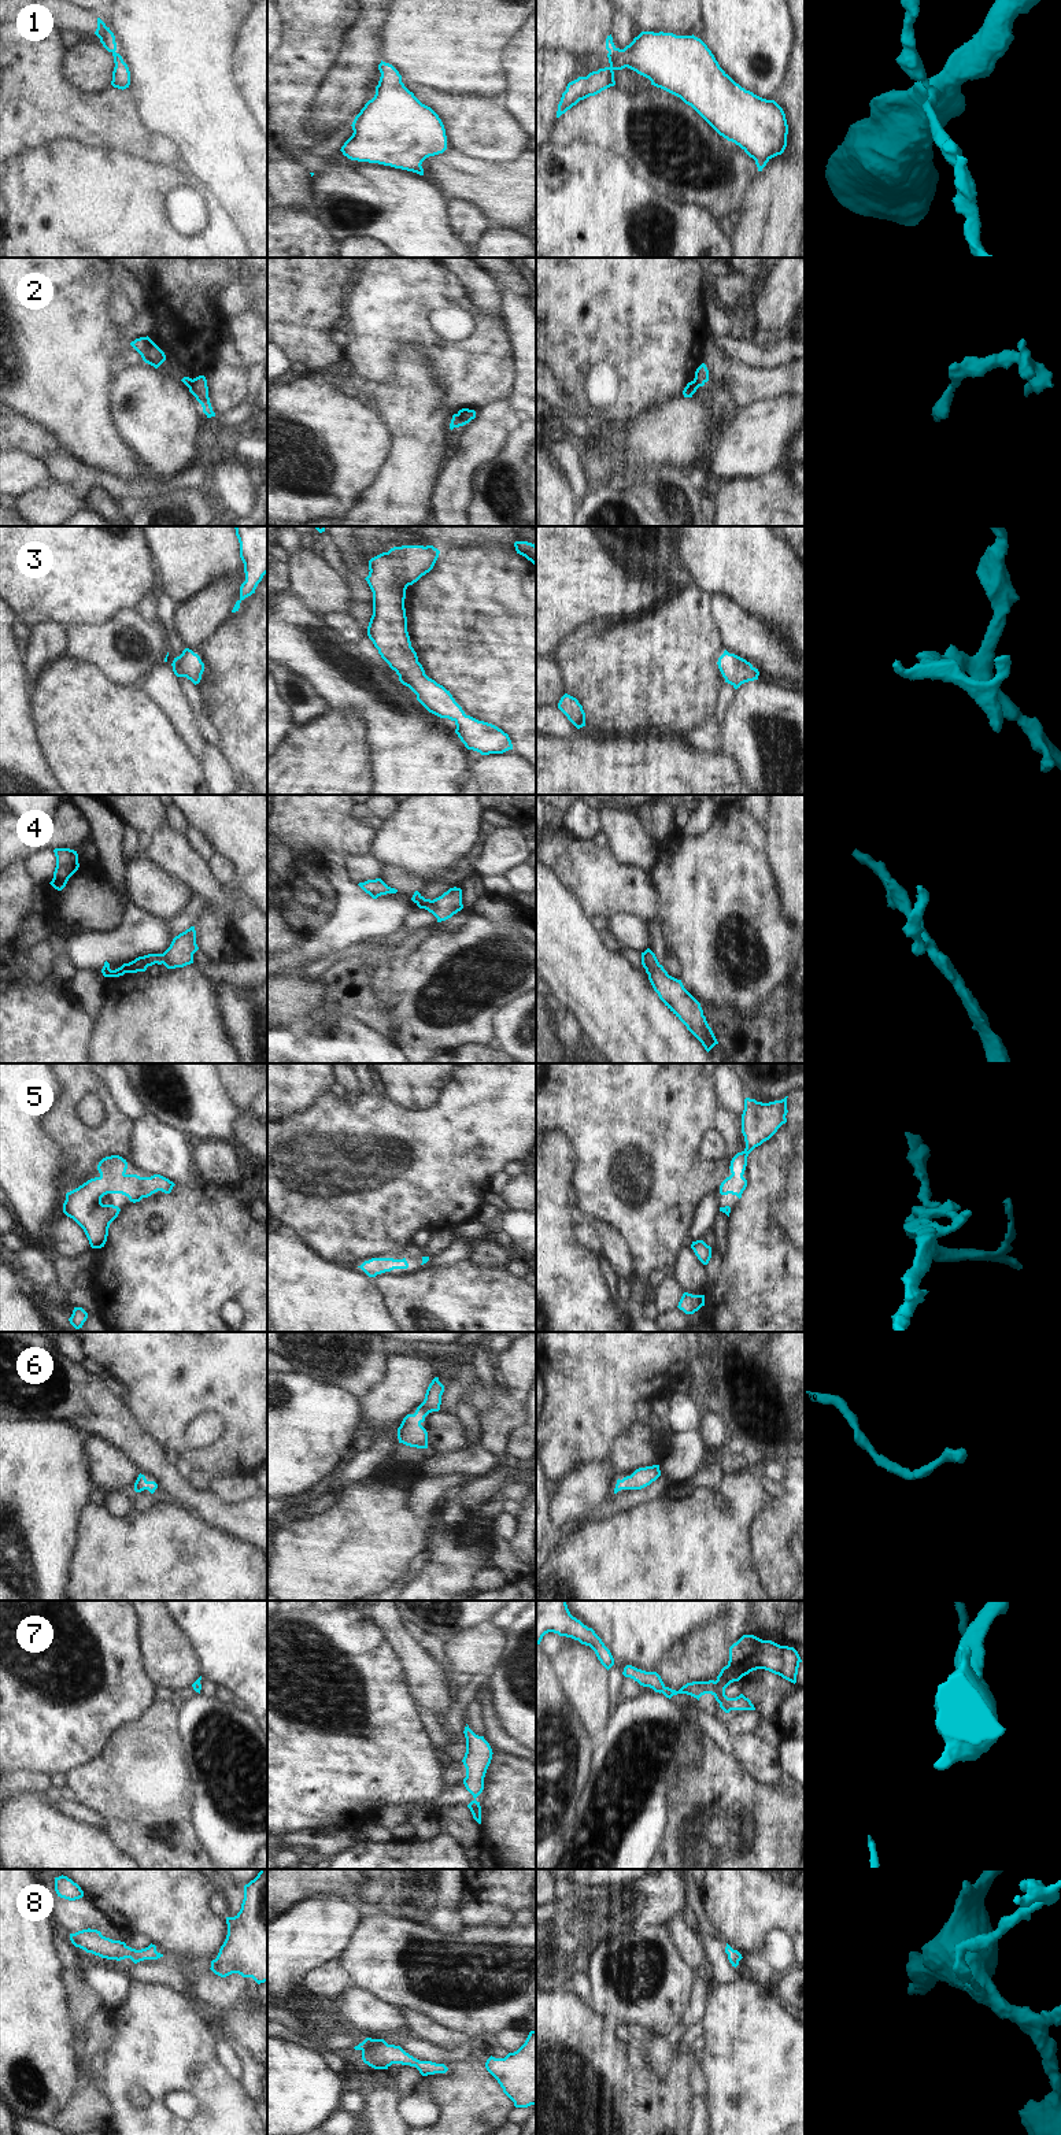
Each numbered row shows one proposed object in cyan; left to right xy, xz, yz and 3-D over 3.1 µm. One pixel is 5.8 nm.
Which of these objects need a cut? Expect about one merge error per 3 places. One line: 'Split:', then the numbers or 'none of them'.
Split: 2

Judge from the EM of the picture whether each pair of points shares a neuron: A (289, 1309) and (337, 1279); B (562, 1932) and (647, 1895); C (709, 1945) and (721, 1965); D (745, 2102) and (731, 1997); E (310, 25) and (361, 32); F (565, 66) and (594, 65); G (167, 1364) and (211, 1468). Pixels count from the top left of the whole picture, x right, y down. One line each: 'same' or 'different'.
A: same
B: same
C: same
D: same
E: different
F: same
G: same

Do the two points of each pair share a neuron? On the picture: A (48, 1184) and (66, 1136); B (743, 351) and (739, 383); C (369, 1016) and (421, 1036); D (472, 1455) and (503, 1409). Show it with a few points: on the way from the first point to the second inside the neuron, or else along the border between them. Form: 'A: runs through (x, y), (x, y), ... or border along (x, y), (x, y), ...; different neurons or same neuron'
A: border along (43, 1122), (43, 1129), (63, 1154), (59, 1181); different neurons
B: border along (716, 344), (729, 356), (750, 366), (773, 369); different neurons
C: border along (380, 999), (396, 1027), (396, 1032), (391, 1039); different neurons
D: border along (477, 1443), (499, 1464), (474, 1476); different neurons

